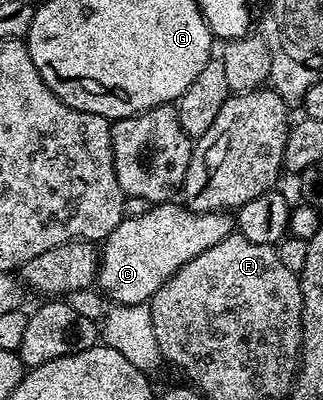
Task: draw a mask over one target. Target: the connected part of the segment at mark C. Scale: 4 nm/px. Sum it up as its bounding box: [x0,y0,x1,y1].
[96,200,235,306]

